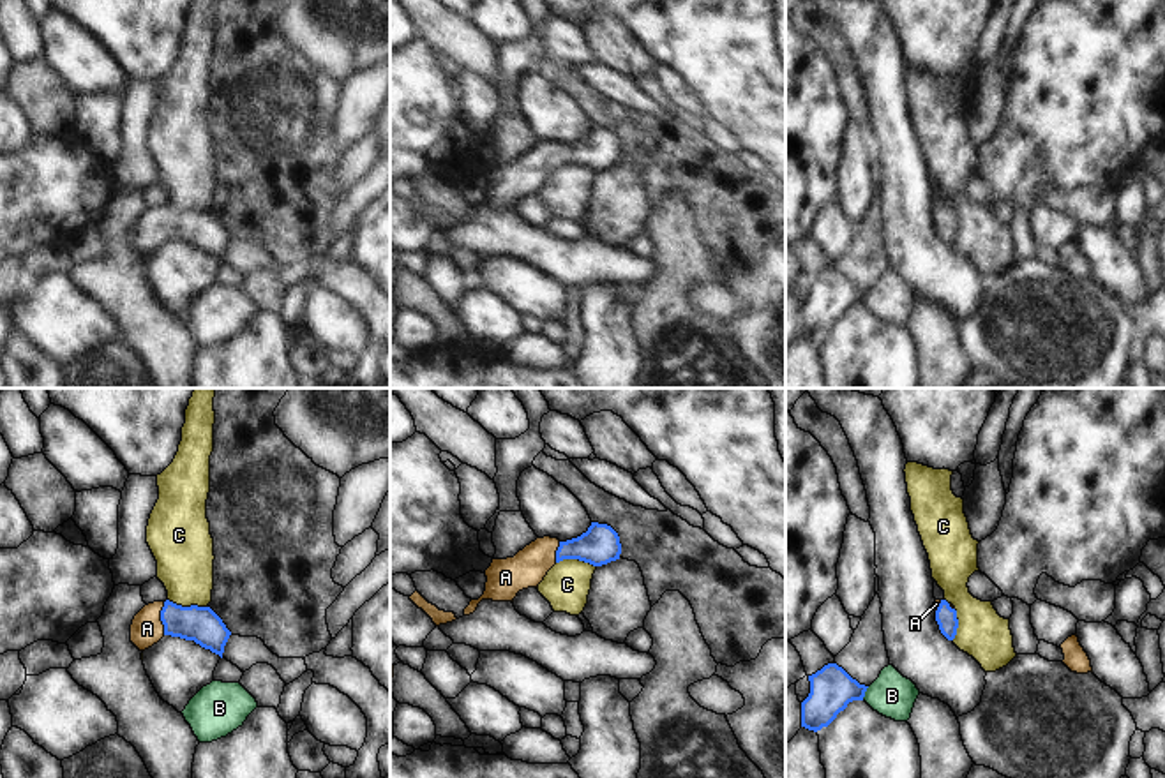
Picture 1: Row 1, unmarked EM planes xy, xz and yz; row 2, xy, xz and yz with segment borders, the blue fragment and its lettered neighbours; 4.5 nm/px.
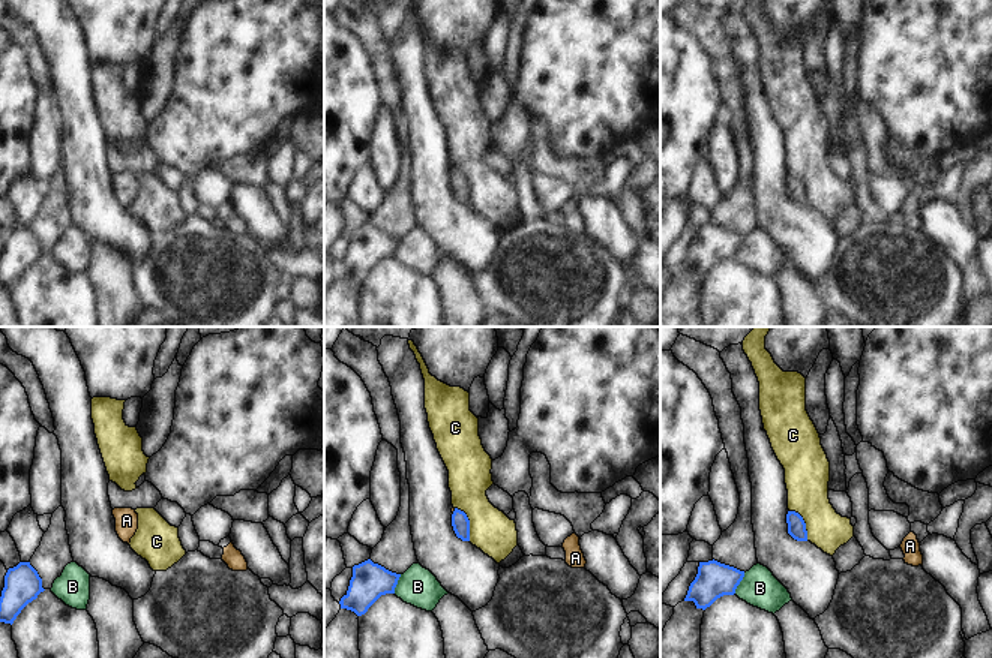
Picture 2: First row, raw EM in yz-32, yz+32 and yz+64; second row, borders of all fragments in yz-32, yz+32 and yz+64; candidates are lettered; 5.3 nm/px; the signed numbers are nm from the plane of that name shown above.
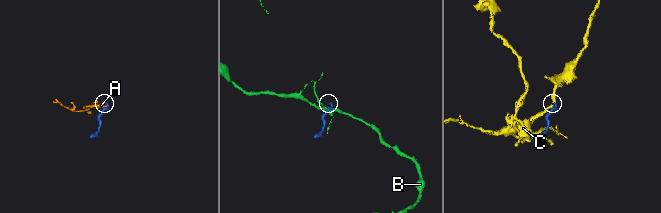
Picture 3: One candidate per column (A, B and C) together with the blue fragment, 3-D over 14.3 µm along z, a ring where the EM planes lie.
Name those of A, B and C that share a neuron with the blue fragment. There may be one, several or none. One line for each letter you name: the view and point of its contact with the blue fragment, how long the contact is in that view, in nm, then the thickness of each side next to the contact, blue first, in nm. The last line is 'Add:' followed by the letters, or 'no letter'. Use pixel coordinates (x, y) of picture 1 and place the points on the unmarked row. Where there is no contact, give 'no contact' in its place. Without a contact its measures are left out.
A: contact xy (161, 223); length 150 nm; calibres 160 and 150 nm
Add: A

